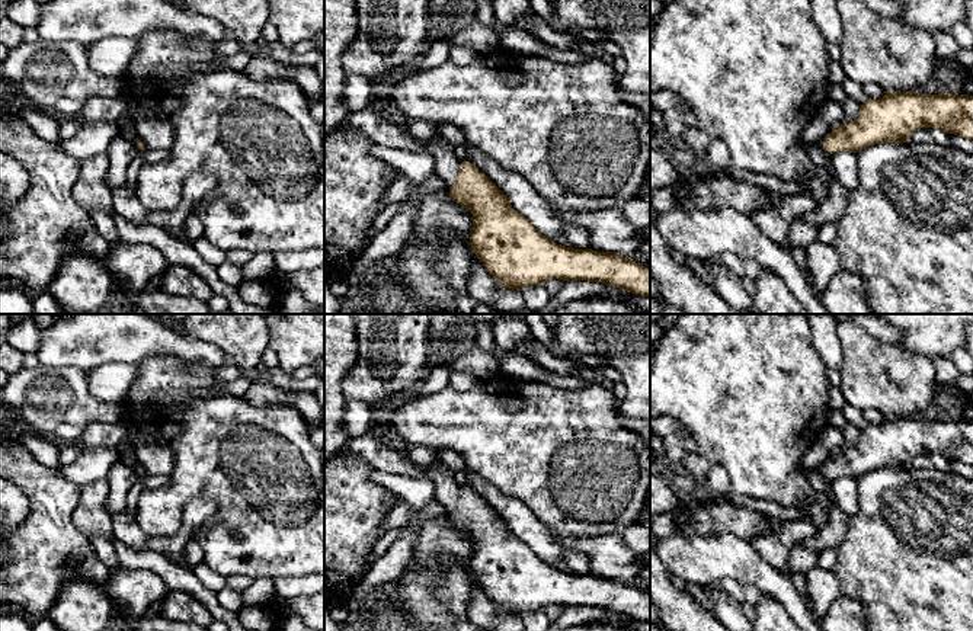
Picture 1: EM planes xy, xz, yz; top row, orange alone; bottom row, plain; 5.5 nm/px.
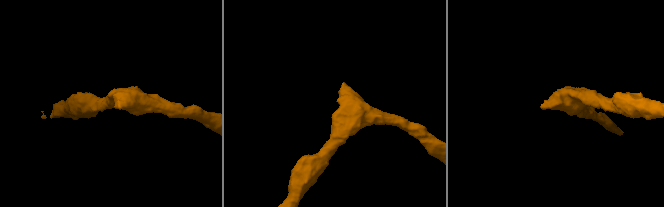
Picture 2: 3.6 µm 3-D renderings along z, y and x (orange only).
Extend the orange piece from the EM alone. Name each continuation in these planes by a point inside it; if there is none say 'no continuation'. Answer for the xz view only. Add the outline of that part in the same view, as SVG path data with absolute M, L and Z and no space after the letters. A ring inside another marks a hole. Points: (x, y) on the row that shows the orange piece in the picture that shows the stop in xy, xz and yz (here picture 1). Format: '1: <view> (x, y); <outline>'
1: xz (447, 166); M436 134L428 144L428 151L435 161L435 174L445 180L449 188L458 179L463 161L454 156L454 147L451 147L439 134Z

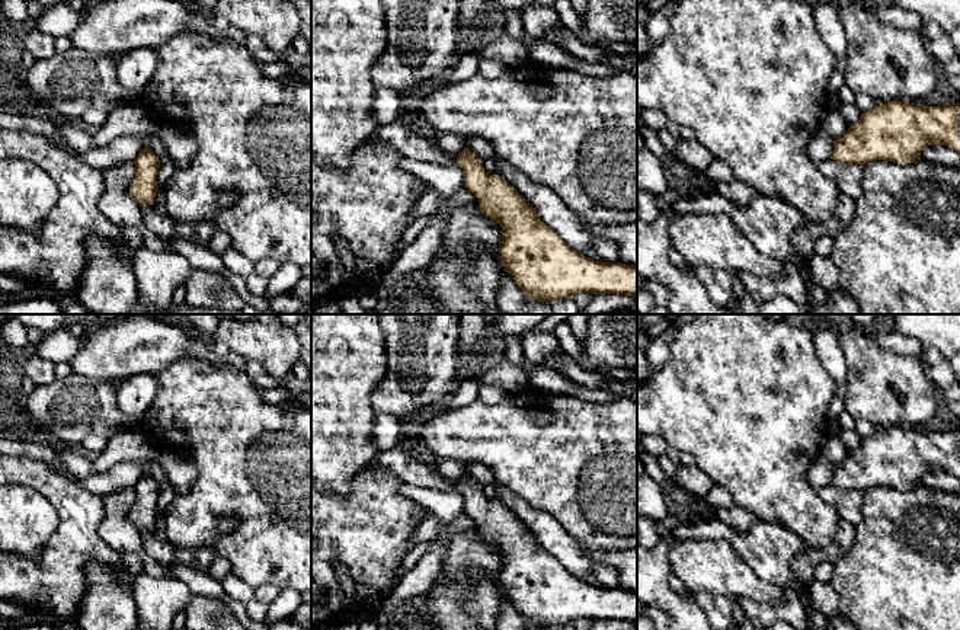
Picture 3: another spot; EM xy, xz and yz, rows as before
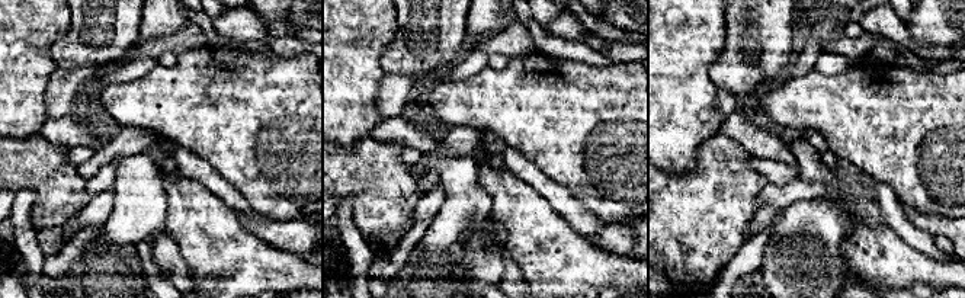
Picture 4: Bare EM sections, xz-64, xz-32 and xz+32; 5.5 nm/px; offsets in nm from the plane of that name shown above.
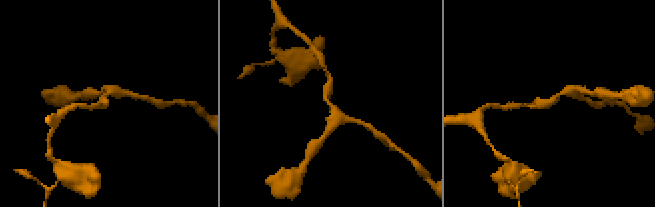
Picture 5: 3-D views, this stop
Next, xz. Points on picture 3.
no continuation

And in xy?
no continuation

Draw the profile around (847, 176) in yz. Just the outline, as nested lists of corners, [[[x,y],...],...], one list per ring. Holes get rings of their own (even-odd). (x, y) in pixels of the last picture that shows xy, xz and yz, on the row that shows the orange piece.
[[[832,159],[817,163],[817,169],[829,178],[839,192],[847,194],[854,201],[863,195],[863,166],[842,163]]]

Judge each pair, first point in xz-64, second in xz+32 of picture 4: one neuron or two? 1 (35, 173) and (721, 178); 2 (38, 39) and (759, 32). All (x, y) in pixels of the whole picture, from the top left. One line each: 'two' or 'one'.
1: one
2: two

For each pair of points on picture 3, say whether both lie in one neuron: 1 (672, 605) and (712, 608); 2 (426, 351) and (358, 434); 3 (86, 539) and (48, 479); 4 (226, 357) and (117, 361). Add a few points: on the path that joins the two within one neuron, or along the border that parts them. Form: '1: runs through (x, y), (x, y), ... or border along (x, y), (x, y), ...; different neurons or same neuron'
1: border along (691, 598), (704, 614); different neurons
2: border along (383, 377), (371, 395), (374, 412); different neurons
3: runs through (79, 524), (79, 509), (63, 493); same neuron
4: runs through (198, 349), (144, 348); same neuron

